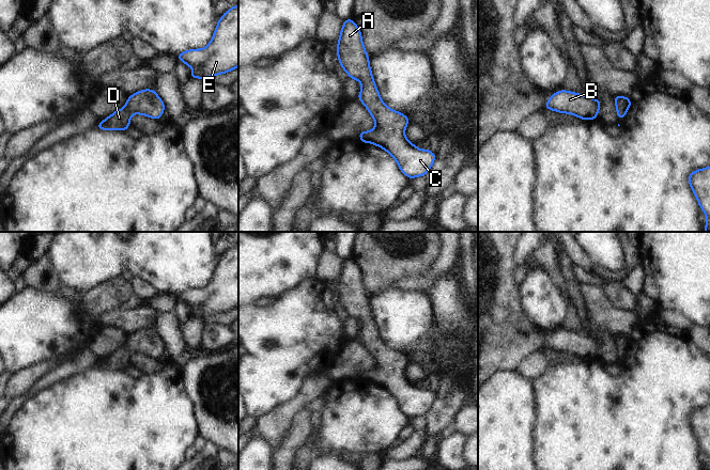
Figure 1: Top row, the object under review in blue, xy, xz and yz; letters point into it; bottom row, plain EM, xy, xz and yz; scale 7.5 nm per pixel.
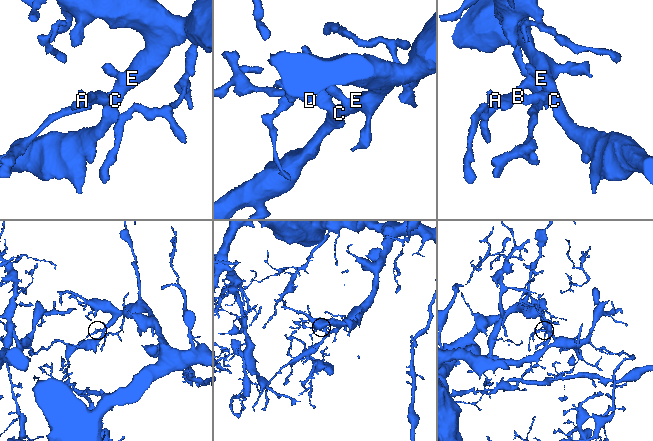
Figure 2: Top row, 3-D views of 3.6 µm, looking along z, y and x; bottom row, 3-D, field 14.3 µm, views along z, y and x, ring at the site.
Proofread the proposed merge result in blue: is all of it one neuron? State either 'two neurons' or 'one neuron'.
one neuron

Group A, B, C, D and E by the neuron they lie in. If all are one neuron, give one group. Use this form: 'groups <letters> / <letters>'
groups A B C D E

